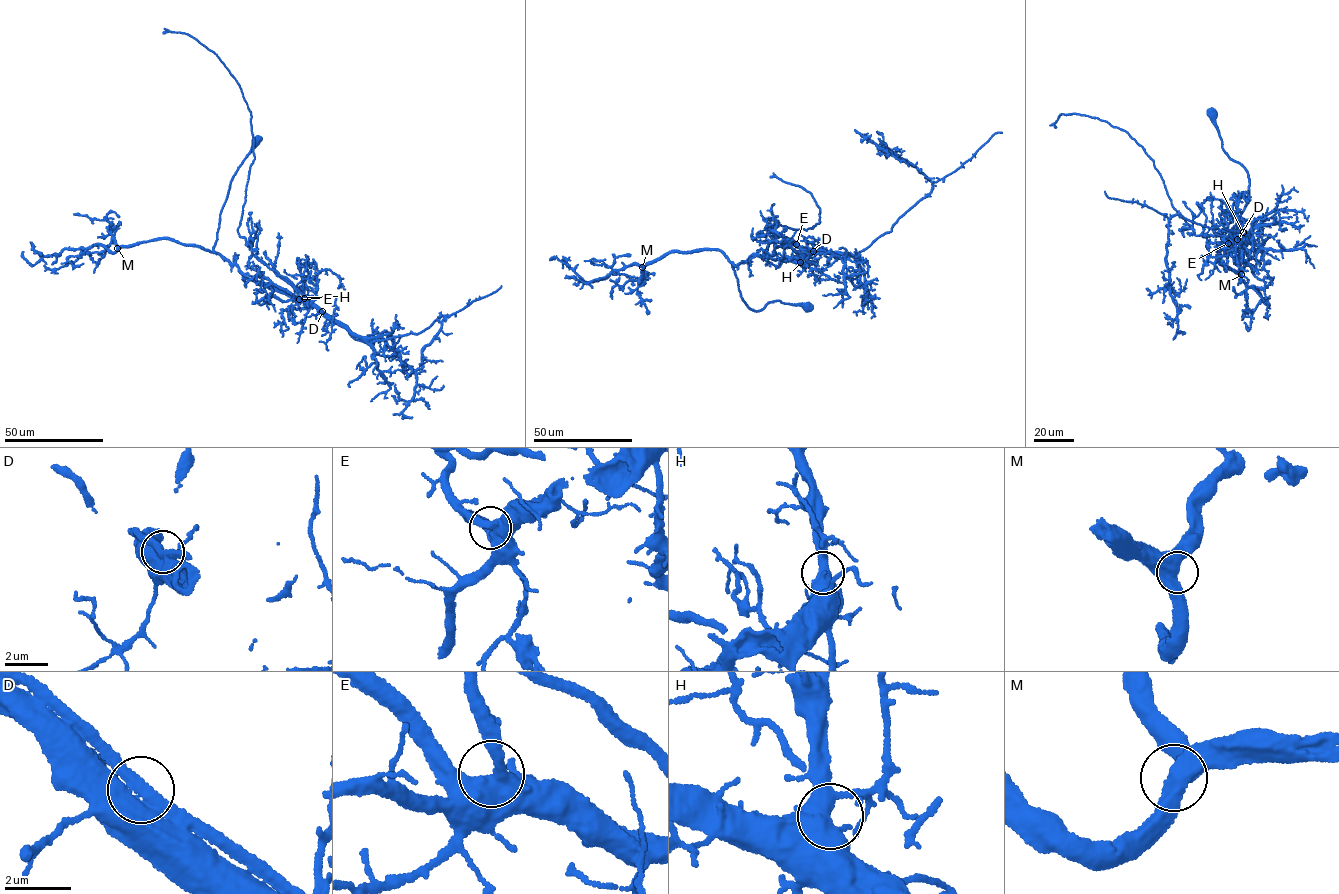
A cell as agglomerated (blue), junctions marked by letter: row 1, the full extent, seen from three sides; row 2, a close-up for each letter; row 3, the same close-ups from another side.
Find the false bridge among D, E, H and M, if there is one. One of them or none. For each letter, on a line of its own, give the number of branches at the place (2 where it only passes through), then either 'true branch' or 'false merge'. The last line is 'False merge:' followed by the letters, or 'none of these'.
D: 1 | false merge
E: 2 | true branch
H: 3 | true branch
M: 3 | true branch
False merge: D

